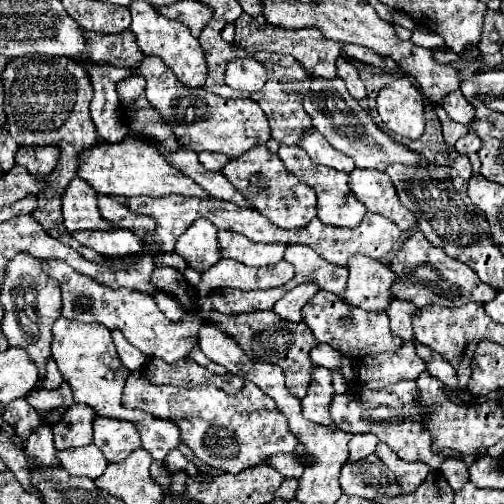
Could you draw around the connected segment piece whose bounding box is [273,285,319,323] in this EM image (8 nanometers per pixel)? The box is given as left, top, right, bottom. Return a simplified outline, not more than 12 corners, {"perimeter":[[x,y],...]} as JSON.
{"perimeter":[[299,285],[285,293],[273,311],[293,323],[303,305],[317,293],[315,285]]}

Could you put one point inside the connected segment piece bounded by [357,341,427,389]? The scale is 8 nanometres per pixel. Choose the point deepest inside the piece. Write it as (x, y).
(384, 369)

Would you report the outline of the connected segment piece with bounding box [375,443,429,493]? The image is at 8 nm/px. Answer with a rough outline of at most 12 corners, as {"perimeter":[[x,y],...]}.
{"perimeter":[[379,443],[375,455],[395,473],[403,493],[415,491],[429,465],[407,463],[389,445]]}

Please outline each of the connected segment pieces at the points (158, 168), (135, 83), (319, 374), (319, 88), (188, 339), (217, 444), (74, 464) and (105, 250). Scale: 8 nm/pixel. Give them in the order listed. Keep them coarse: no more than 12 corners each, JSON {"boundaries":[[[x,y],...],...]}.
{"boundaries":[[[143,139],[99,143],[79,159],[97,193],[209,197]],[[127,77],[117,83],[119,101],[125,113],[131,111],[131,101],[145,93],[143,77]],[[313,367],[301,401],[313,423],[335,427],[329,417],[333,385],[327,369]],[[315,77],[305,111],[357,167],[421,165],[449,181],[451,167],[383,133],[341,77]],[[47,259],[63,317],[123,331],[167,363],[199,347],[201,321],[169,321],[155,299],[109,289]],[[127,377],[125,407],[175,423],[227,473],[293,453],[297,437],[251,383],[155,387]],[[95,445],[59,451],[67,473],[97,479],[107,467]],[[75,231],[81,245],[111,259],[143,249],[131,231]]]}

